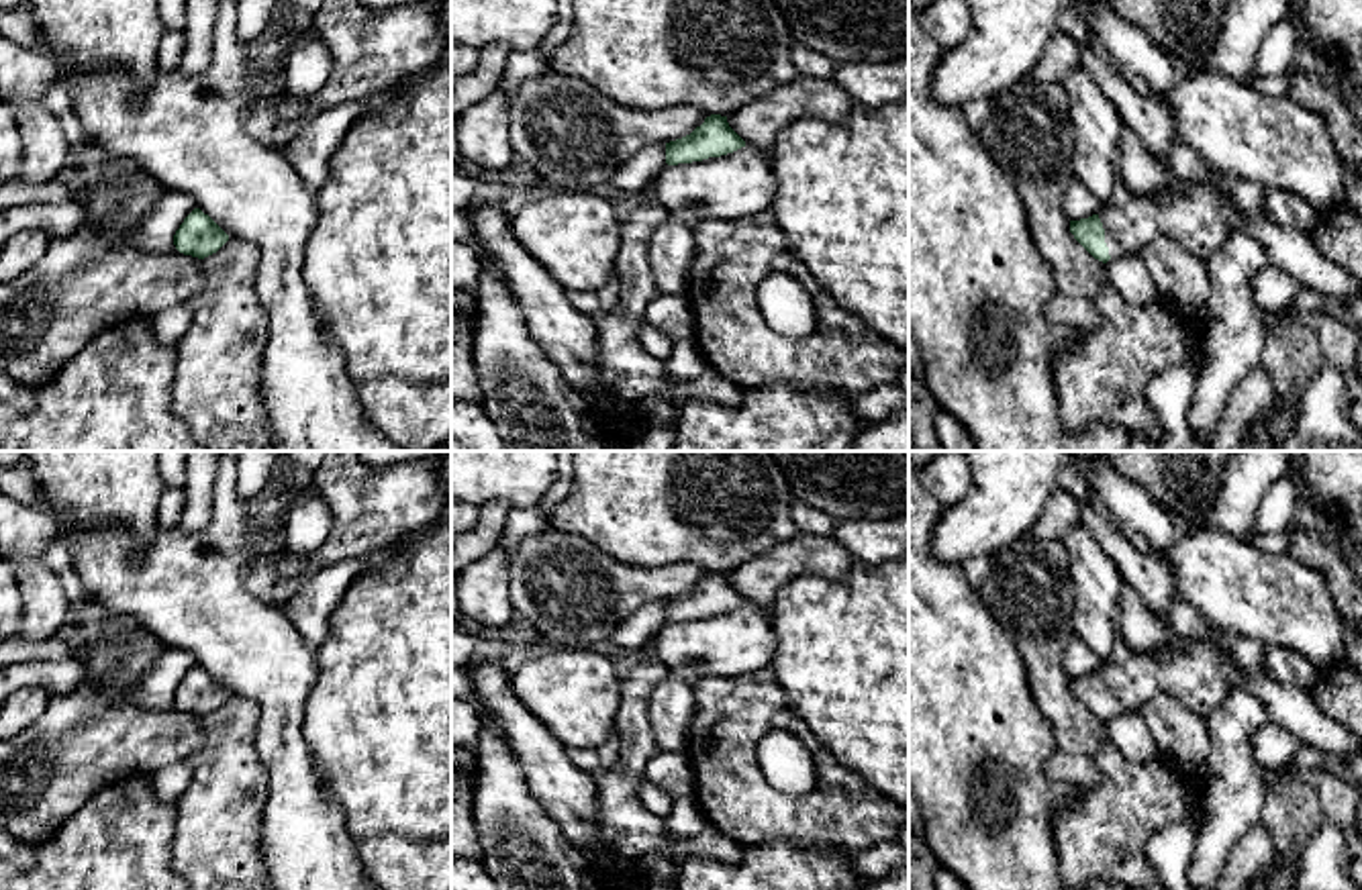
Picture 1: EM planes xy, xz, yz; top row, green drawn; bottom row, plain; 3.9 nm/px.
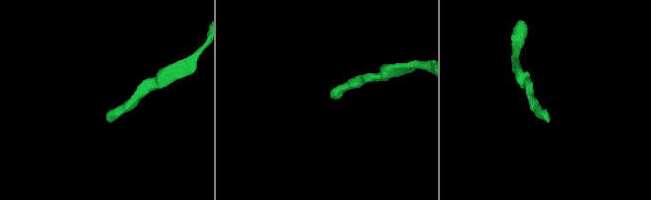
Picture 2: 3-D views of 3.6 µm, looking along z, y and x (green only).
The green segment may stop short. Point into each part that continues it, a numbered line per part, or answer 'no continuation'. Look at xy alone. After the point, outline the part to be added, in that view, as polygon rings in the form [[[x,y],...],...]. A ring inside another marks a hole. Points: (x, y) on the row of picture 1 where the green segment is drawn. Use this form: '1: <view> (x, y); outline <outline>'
no continuation

